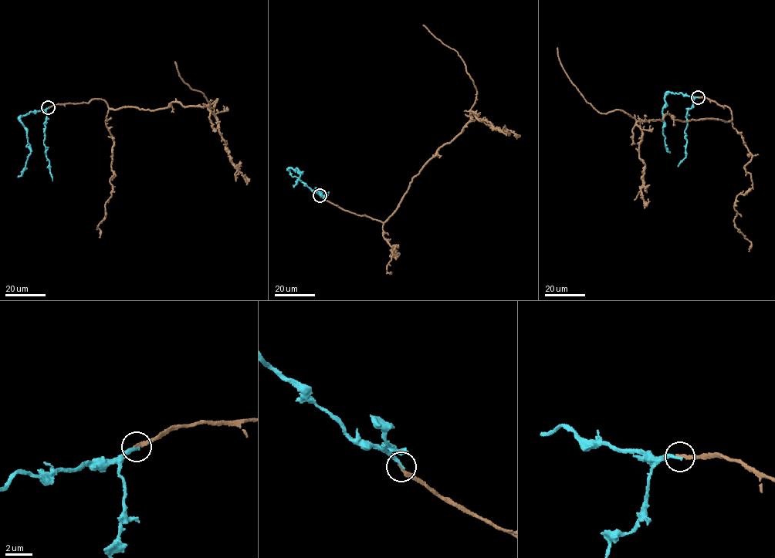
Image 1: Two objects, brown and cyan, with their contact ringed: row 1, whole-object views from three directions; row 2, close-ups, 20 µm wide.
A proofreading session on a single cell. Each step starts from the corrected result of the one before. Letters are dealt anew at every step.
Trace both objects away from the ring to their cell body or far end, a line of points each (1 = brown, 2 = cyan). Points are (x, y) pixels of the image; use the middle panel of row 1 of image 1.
1: (319, 195), (346, 210), (384, 222), (413, 178), (470, 120), (476, 92), (465, 65), (456, 51), (423, 25)
2: (319, 195), (291, 175), (290, 167), (294, 170), (296, 167), (302, 172), (293, 187)

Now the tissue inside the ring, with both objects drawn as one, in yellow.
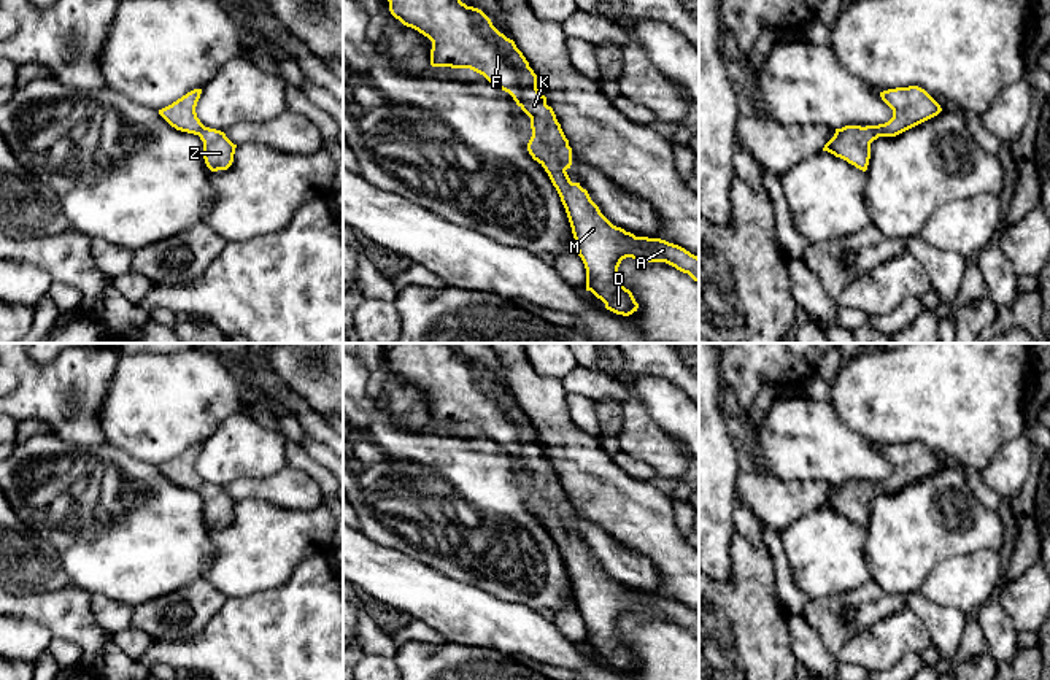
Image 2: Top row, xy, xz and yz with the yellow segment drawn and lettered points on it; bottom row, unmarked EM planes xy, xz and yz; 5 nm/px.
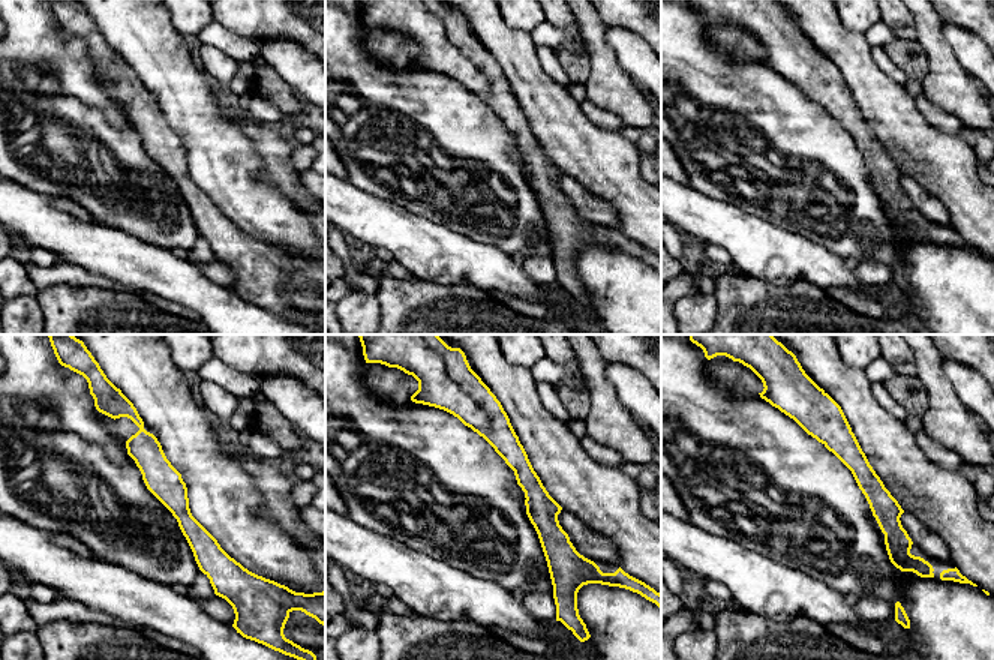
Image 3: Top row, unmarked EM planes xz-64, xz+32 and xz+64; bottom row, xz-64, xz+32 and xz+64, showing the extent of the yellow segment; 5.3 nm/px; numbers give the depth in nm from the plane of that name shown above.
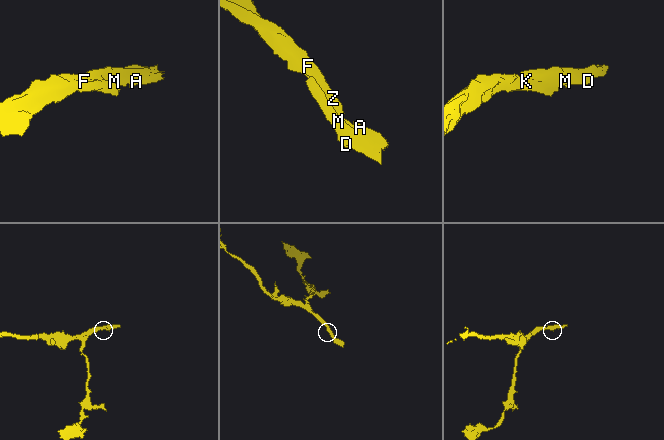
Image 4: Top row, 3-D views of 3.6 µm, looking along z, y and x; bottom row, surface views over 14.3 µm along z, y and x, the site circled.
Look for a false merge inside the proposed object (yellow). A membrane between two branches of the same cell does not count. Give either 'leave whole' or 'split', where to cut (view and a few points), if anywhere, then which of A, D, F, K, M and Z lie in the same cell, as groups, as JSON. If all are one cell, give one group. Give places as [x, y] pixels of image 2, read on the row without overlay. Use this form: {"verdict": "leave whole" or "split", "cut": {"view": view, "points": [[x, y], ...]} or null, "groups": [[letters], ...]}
{"verdict": "leave whole", "cut": null, "groups": [["A", "D", "F", "K", "M", "Z"]]}

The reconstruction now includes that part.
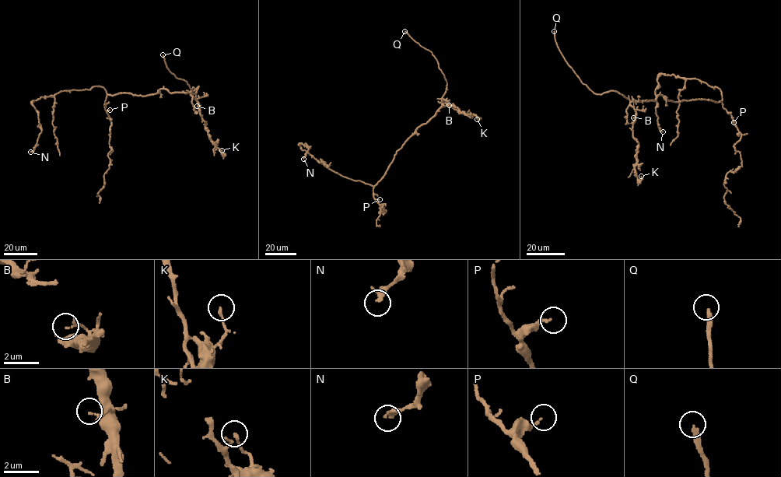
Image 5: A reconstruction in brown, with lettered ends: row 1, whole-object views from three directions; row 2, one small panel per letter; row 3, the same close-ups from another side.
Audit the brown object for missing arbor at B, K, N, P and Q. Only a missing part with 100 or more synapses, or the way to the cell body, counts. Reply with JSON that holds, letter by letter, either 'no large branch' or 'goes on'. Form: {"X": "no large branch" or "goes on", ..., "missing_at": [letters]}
{"B": "no large branch", "K": "no large branch", "N": "no large branch", "P": "no large branch", "Q": "goes on", "missing_at": ["Q"]}

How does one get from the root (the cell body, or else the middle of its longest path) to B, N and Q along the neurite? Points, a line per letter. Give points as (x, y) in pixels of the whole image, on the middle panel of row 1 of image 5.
B: (394, 159), (418, 128), (434, 115), (442, 101), (449, 105)
N: (394, 159), (386, 173), (374, 186), (343, 177), (329, 169), (302, 150), (301, 143), (310, 147), (303, 159)
Q: (394, 159), (418, 128), (429, 121), (442, 106), (446, 85), (432, 53), (404, 31)

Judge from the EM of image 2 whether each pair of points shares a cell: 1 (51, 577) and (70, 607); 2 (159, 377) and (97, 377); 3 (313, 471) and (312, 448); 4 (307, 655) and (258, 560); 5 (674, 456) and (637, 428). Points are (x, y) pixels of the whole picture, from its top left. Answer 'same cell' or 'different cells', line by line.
1: different cells
2: different cells
3: different cells
4: different cells
5: same cell

